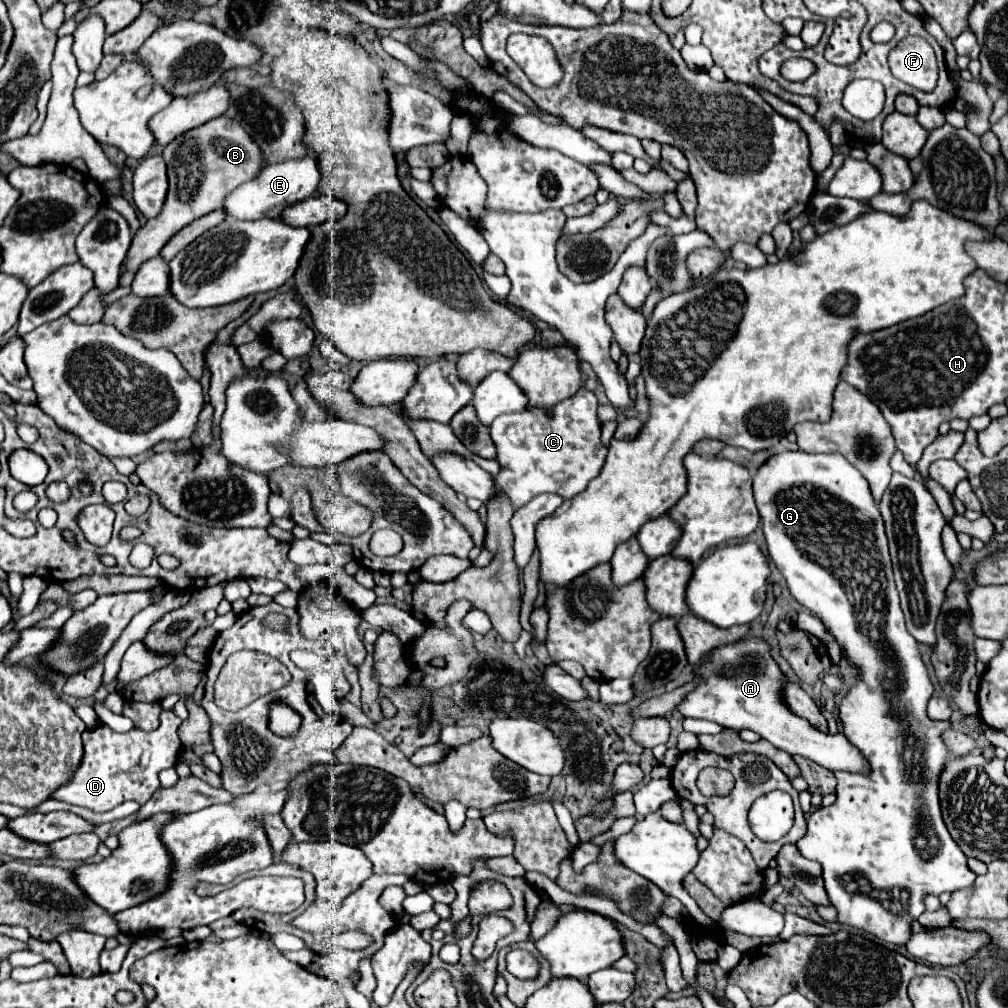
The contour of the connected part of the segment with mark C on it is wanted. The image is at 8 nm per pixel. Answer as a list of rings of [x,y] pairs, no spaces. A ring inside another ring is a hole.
[[[580,388],[572,398],[554,406],[550,414],[540,408],[530,408],[502,414],[492,422],[490,436],[496,444],[496,460],[500,464],[496,484],[508,494],[514,508],[522,508],[544,492],[572,498],[602,470],[608,448],[600,440],[602,424],[596,406],[596,396],[590,390]]]

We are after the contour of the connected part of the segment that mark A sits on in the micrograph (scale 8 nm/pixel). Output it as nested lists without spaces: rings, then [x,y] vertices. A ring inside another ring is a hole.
[[[750,638],[744,642],[726,644],[714,650],[710,664],[698,670],[698,676],[704,680],[686,700],[678,706],[682,716],[700,718],[720,724],[722,728],[732,730],[754,730],[764,740],[772,742],[776,748],[786,750],[788,754],[800,754],[818,762],[828,770],[846,770],[858,774],[870,774],[870,764],[862,758],[860,750],[844,734],[824,734],[810,726],[804,718],[794,716],[782,702],[782,686],[786,682],[782,670],[772,660],[768,644],[762,638]],[[720,672],[726,672],[730,678],[724,678]]]

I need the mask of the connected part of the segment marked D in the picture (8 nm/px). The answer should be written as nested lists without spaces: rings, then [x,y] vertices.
[[[162,710],[160,726],[152,732],[132,728],[128,734],[116,734],[104,724],[84,730],[84,758],[70,782],[66,782],[66,786],[60,786],[50,798],[94,812],[112,810],[126,800],[146,804],[160,786],[158,772],[172,768],[178,760],[178,754],[182,750],[182,742],[178,738],[180,724],[182,720],[174,714],[174,710]]]

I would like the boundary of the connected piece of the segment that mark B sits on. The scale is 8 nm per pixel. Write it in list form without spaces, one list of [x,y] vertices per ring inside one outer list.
[[[218,116],[178,138],[174,138],[162,152],[168,168],[168,196],[158,218],[148,220],[134,236],[130,250],[122,262],[124,272],[136,272],[142,262],[158,256],[162,246],[192,220],[220,210],[222,200],[242,182],[254,178],[262,168],[262,156],[244,128],[226,116]]]

